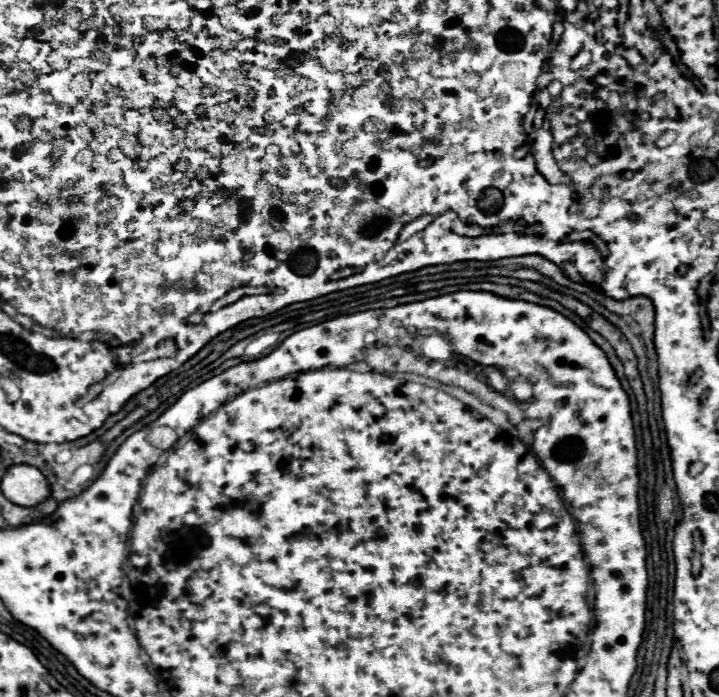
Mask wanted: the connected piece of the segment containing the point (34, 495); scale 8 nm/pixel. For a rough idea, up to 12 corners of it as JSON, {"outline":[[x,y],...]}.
{"outline":[[29,464],[9,466],[1,492],[19,506],[49,496],[45,476]]}

